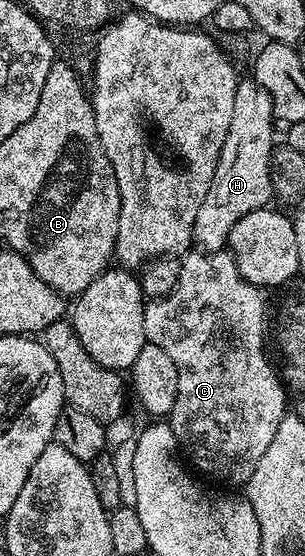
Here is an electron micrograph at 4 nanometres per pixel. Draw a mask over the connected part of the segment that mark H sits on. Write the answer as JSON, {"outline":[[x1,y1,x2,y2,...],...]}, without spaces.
{"outline":[[241,78,237,81,235,90,235,110,231,110,231,126,227,130,227,138,223,142,223,150,216,156,215,178,211,178,211,190,203,198,203,206,199,206,199,214,195,214,195,226,193,227,193,243,200,251,219,252,229,243,231,226,243,218,243,214,251,214,251,210,259,210,266,207,274,199,273,179,271,178,271,158,275,141,273,141,273,103,252,78]]}

